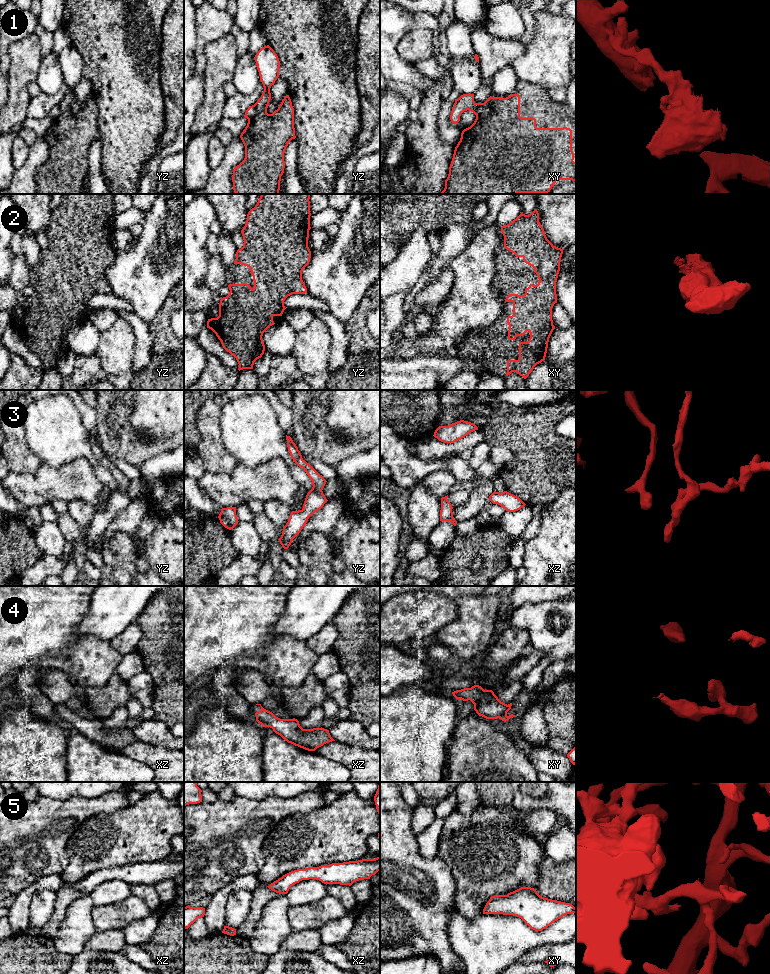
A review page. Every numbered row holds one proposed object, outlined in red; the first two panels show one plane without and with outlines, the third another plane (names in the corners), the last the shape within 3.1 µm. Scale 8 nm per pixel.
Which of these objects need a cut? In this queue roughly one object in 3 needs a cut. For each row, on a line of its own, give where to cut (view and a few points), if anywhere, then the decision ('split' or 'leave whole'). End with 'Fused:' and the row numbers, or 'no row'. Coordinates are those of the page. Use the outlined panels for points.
1: cut xy (475, 103), (477, 106), (487, 105), (490, 112); split
2: cut none; leave whole
3: cut none; leave whole
4: cut none; leave whole
5: cut none; leave whole
Fused: 1

